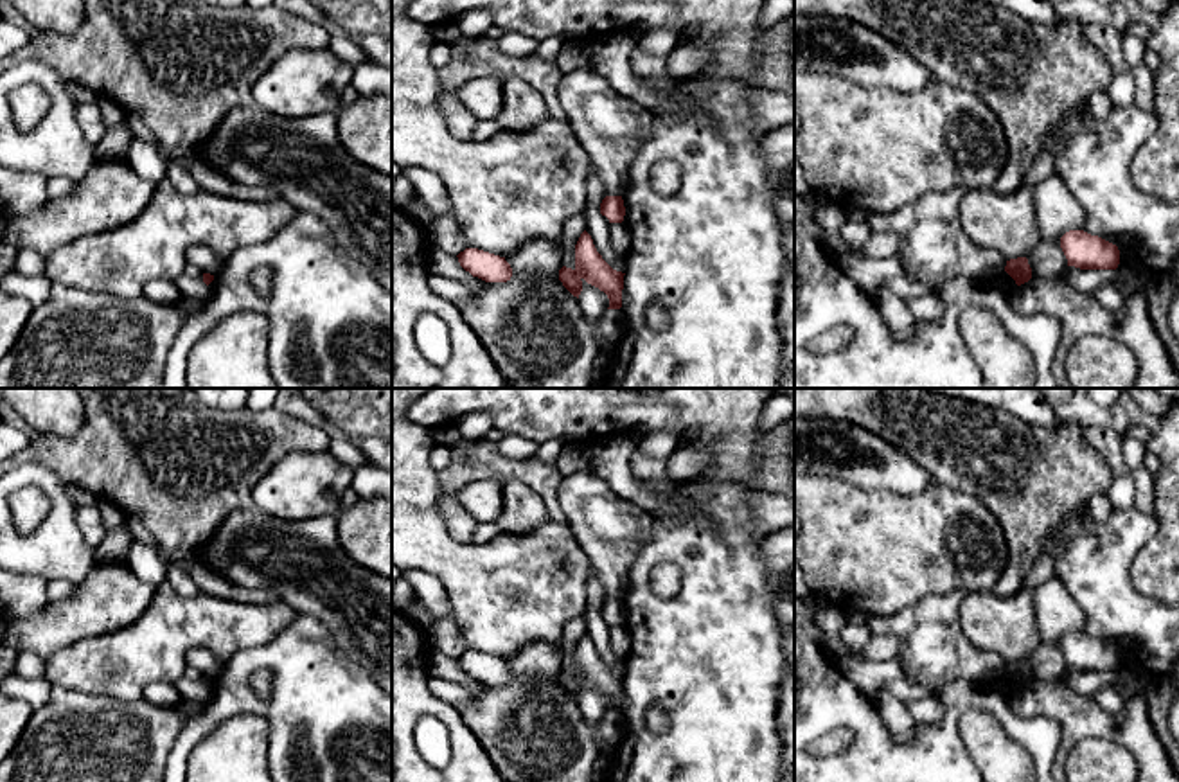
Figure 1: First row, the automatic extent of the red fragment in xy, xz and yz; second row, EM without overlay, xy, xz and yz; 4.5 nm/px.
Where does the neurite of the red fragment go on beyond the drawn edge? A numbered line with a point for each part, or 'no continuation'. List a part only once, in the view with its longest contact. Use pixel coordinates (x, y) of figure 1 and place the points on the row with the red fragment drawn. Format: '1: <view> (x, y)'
no continuation

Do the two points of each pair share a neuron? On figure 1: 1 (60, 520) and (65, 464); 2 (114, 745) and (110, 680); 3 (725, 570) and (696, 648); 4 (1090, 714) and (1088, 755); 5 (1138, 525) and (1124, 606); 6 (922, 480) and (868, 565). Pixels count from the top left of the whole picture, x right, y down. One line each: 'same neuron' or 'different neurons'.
1: different neurons
2: different neurons
3: same neuron
4: different neurons
5: same neuron
6: different neurons

